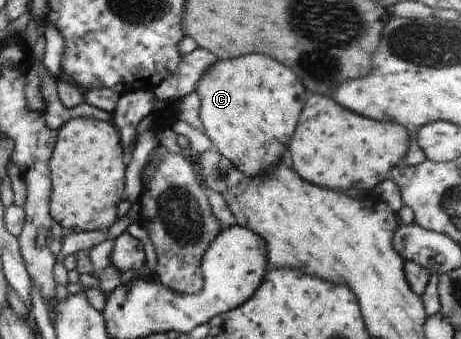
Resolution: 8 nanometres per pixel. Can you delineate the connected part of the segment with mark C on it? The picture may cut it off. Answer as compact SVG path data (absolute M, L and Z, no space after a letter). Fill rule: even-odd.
M264 54L220 59L198 80L195 92L200 97L200 119L206 137L246 177L268 174L274 165L287 159L287 147L307 102L308 91L291 69Z

